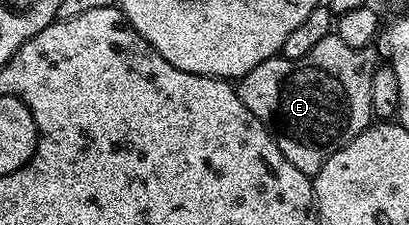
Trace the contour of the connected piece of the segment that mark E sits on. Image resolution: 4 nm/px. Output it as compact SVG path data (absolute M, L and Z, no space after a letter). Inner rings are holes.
M337 33L324 37L304 57L275 57L256 65L237 80L240 101L265 126L280 153L311 177L344 145L372 123L373 50L344 45Z

